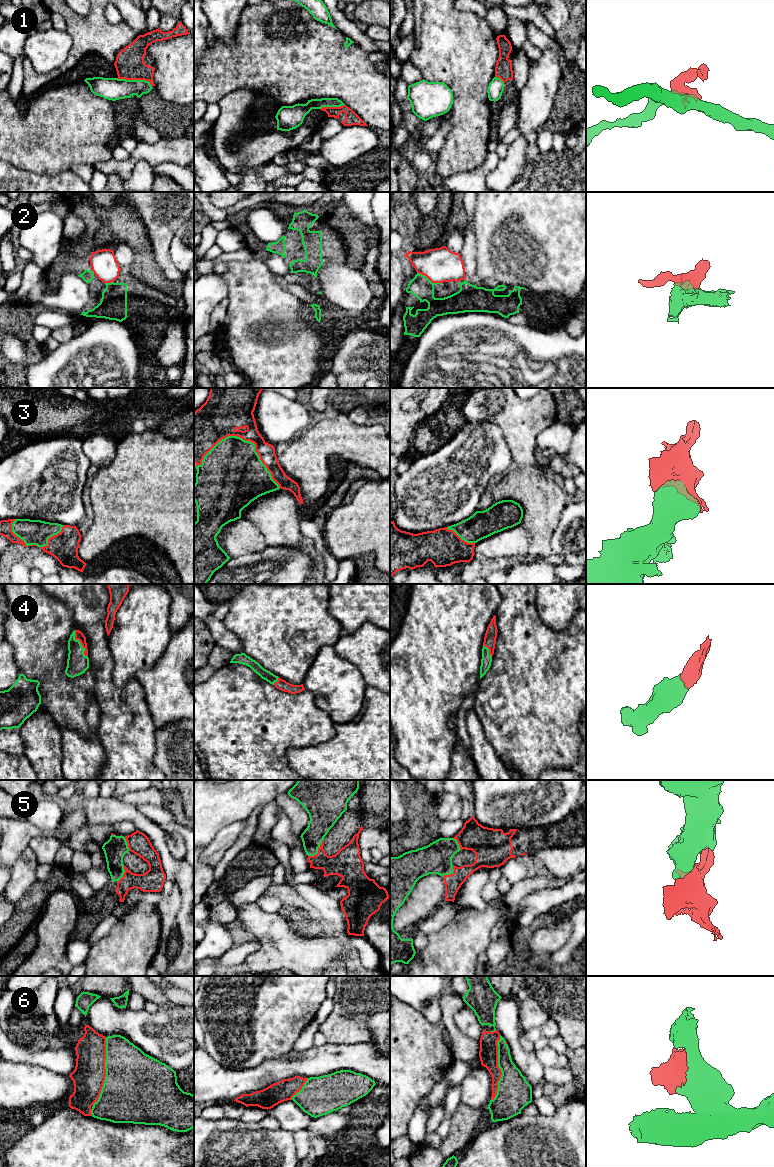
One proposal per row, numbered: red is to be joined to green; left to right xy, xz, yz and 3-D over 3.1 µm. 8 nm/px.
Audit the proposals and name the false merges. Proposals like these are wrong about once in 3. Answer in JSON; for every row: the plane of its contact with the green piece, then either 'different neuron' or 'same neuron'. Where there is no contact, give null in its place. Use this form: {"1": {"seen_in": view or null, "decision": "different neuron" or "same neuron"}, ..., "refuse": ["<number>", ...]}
{"1": {"seen_in": "xy", "decision": "different neuron"}, "2": {"seen_in": "yz", "decision": "different neuron"}, "3": {"seen_in": "xz", "decision": "same neuron"}, "4": {"seen_in": "xy", "decision": "same neuron"}, "5": {"seen_in": "xz", "decision": "same neuron"}, "6": {"seen_in": "xy", "decision": "same neuron"}, "refuse": ["1", "2"]}

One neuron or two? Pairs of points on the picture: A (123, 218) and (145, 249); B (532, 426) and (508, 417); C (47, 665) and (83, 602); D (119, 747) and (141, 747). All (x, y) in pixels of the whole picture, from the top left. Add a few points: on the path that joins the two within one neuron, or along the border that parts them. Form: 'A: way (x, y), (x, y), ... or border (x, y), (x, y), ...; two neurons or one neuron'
A: way (126, 226), (138, 241); one neuron
B: way (526, 420), (514, 417); one neuron
C: border (59, 599), (71, 611), (75, 629); two neurons
D: way (124, 747), (136, 747); one neuron

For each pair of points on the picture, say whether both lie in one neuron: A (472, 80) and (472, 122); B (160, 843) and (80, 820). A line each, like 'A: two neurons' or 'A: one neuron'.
A: one neuron
B: two neurons

